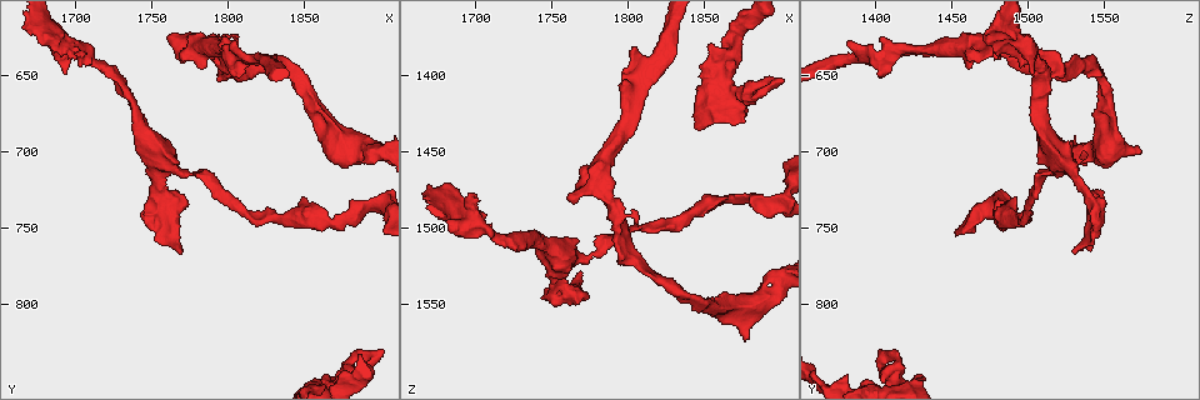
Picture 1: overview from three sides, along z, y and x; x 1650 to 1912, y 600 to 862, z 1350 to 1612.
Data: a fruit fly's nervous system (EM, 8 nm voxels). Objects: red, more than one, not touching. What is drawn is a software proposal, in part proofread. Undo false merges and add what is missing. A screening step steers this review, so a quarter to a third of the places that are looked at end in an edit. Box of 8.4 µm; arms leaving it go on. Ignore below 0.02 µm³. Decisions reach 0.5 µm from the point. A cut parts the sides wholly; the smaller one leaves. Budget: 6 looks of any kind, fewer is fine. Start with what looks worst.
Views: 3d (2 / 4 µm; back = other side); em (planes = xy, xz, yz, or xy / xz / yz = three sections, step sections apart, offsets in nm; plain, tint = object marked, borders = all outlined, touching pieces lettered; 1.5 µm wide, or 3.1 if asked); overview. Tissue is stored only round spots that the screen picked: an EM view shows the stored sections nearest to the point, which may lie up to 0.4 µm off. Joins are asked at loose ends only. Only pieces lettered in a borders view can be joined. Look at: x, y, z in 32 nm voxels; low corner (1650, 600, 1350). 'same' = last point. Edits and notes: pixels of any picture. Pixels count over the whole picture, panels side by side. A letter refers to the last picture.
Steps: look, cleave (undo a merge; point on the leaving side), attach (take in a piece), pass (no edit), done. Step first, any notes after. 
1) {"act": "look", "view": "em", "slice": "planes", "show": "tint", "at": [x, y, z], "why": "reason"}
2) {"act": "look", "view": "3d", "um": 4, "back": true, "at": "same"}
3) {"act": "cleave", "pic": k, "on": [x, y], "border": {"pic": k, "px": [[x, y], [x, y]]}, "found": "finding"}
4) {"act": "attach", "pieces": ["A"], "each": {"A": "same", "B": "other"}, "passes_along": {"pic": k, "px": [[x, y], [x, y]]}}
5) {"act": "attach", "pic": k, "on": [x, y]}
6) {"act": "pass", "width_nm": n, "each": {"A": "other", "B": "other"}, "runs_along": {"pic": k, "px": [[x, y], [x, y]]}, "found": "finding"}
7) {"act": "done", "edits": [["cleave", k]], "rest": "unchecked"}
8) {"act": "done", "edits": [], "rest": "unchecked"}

{"act": "look", "view": "em", "slice": "planes", "show": "borders", "at": [1702, 640, 1478], "why": "tapers out"}

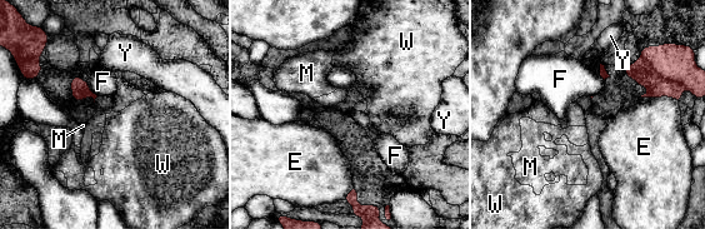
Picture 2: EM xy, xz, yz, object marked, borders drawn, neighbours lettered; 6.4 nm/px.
{"act": "pass", "each": {"E": "other", "F": "other", "M": "other", "W": "other", "Y": "other"}, "border": {"pic": 2, "px": [[86, 80], [90, 89], [98, 95]]}, "found": "none of them fits"}

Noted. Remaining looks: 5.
{"act": "look", "view": "em", "slice": "planes", "show": "tint", "at": [1806, 650, 1404], "why": "an open end"}

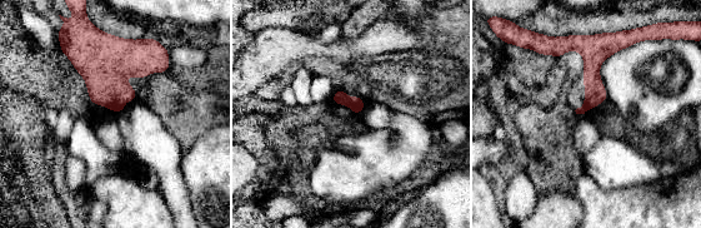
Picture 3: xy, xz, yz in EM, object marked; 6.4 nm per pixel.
{"act": "look", "view": "em", "slice": "planes", "show": "borders", "at": "same"}

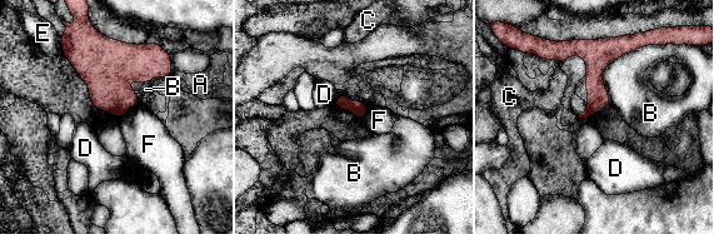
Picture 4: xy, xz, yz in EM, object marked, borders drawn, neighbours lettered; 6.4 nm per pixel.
{"act": "pass", "each": {"A": "other", "B": "other", "C": "other", "D": "other", "E": "other", "F": "other"}, "border": {"pic": 4, "px": [[368, 110], [362, 119]]}, "found": "none of them fits"}

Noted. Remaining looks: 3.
{"act": "look", "view": "em", "slice": "xz", "step": 4, "show": "tint", "at": [1896, 734, 1486], "why": "sharp bend"}

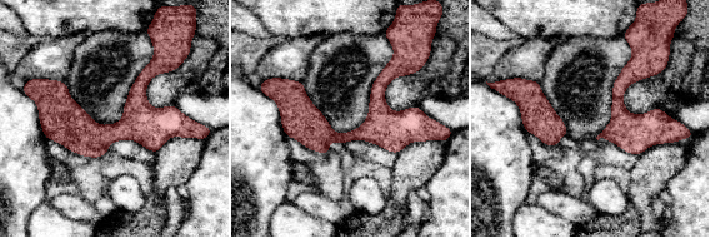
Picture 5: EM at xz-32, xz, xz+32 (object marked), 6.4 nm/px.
{"act": "look", "view": "em", "slice": "xy", "step": 4, "show": "borders", "at": "same"}

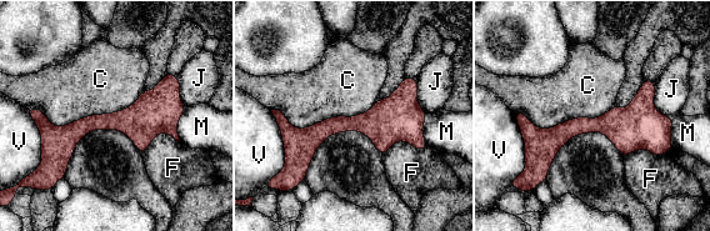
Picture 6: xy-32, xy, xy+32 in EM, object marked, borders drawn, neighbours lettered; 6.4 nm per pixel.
{"act": "pass", "width_nm": 190, "each": {"C": "other", "F": "other", "J": "other", "M": "other", "V": "other"}, "runs_along": {"pic": 6, "px": [[519, 116], [536, 135], [669, 122]]}, "found": "all the same cell"}

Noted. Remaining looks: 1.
{"act": "done", "edits": [], "rest": "unchecked"}

